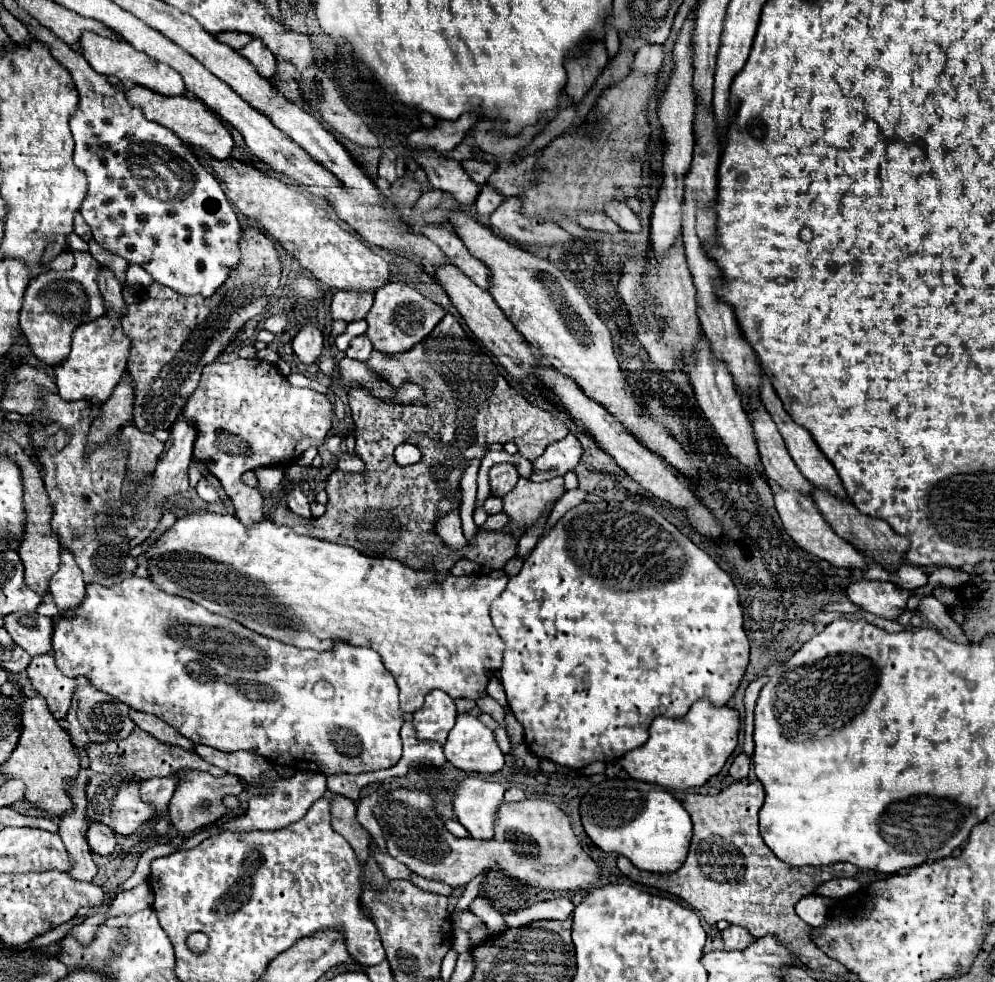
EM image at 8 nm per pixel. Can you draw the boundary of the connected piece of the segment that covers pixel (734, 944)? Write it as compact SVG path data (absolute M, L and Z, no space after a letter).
M729 926L727 930L721 932L721 938L723 938L727 950L743 950L753 942L749 932L741 926Z

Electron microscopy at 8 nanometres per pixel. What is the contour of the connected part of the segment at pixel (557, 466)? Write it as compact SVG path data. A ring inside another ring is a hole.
M567 434L563 440L547 446L541 456L531 460L533 474L529 480L543 482L555 476L563 476L565 472L573 470L581 458L581 444L573 434Z

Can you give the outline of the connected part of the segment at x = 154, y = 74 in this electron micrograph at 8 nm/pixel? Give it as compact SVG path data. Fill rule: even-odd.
M83 32L81 40L79 40L81 48L83 48L83 56L85 60L91 64L91 68L95 68L99 74L105 76L117 76L121 82L131 80L139 86L145 86L153 92L159 92L163 96L181 96L185 94L185 86L183 86L183 78L179 76L177 70L173 70L171 66L165 66L161 62L153 62L147 54L141 54L139 50L135 50L133 46L129 46L127 42L121 40L113 40L113 38L105 38L93 32Z

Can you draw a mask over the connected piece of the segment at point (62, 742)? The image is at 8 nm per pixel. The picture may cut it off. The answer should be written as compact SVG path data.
M23 672L11 674L9 680L11 680L11 684L15 684L19 688L19 692L23 696L23 702L21 702L23 734L21 734L21 740L19 740L17 748L13 750L9 760L5 762L3 772L9 774L9 778L25 780L25 786L27 786L25 800L29 804L33 804L37 808L43 808L49 814L63 816L65 812L73 810L73 802L69 798L67 784L71 784L71 780L75 780L75 776L81 768L79 766L79 756L75 752L75 746L69 740L69 734L51 716L43 696L37 694L37 690L31 686L31 680Z

